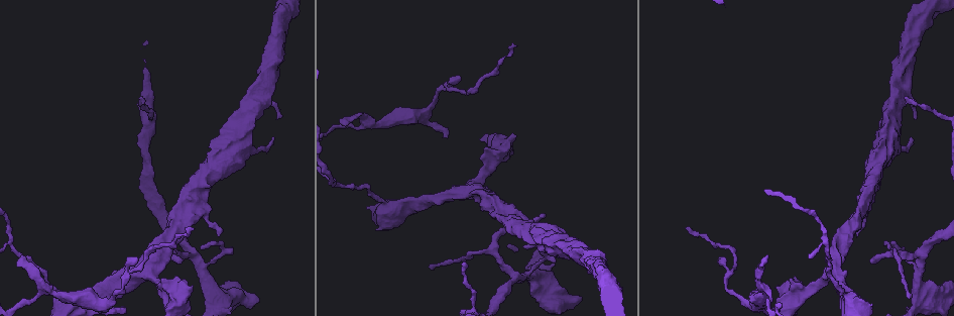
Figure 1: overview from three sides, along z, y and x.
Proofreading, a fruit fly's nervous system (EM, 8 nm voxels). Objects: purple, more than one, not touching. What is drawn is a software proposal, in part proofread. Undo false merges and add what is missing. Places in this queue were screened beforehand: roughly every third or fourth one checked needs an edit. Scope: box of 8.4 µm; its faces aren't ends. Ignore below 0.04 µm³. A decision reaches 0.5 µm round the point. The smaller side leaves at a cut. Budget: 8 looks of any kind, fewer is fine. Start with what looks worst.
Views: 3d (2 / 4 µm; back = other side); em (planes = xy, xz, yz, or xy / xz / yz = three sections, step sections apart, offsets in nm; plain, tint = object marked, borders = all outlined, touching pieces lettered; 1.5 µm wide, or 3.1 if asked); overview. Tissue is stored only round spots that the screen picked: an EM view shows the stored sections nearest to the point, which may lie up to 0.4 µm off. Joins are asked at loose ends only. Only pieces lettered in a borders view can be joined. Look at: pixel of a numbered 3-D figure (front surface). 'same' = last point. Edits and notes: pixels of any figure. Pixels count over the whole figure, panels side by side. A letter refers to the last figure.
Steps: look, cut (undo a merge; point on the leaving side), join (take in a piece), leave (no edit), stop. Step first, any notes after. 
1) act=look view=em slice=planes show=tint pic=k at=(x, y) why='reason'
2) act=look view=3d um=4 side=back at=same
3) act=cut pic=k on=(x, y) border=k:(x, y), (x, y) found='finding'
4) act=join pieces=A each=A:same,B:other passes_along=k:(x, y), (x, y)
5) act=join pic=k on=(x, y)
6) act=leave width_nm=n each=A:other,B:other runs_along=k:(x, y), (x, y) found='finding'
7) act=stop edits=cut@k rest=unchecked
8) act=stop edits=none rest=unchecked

act=look view=3d um=2 pic=1 at=(110, 301) why='sudden change in width'

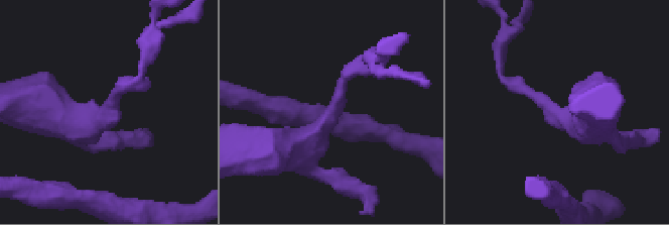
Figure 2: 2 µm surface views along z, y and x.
act=look view=em slice=planes show=tint pic=2 at=(334, 102)

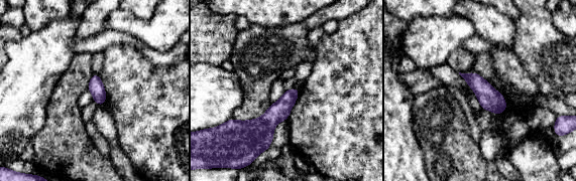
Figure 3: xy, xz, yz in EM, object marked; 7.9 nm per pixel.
act=look view=em slice=planes show=borders at=same why='see the neighbours'

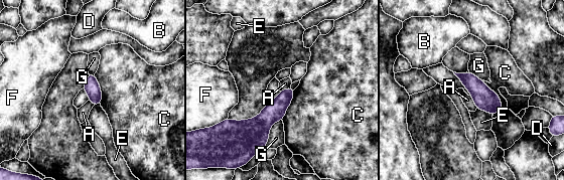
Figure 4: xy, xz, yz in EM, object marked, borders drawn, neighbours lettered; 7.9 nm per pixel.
act=leave width_nm=120 each=A:other,B:other,C:other,D:other,E:other,F:other,G:other runs_along=4:(291, 92), (256, 128), (236, 128) found='all the same neuron'

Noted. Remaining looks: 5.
act=look view=em um=3.1 slice=planes show=borders pic=1 at=(20, 255) why='an open end'

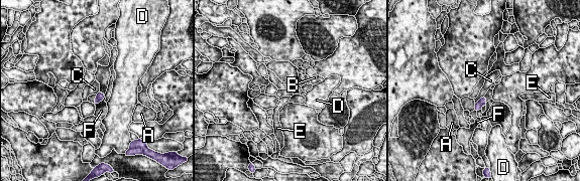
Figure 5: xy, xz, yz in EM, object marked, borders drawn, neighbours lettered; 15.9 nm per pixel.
act=join pieces=E longest_contact=F:220nm each=A:other,B:other,C:other,D:other,E:same,F:other found='the neuron continues'

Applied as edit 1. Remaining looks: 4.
act=look view=3d um=2 pic=1 at=(383, 200) why='calibre changes'

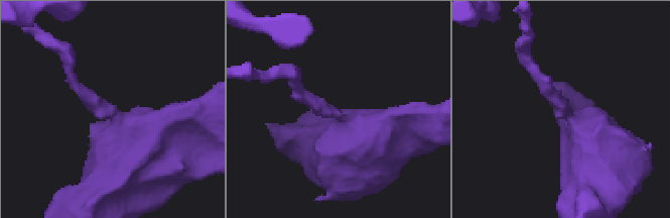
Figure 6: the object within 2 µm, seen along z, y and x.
act=look view=em slice=planes show=tint pic=6 at=(117, 114)

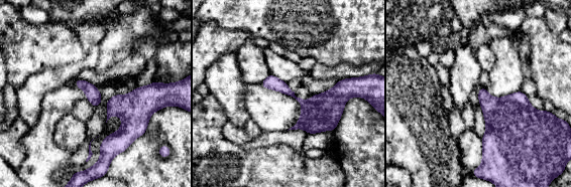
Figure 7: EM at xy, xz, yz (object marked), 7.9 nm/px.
act=look view=em slice=planes show=borders at=same

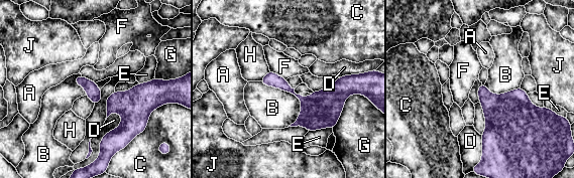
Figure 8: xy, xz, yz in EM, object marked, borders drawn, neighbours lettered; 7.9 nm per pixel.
act=leave width_nm=110 each=A:other,B:other,C:other,D:other,E:other,F:other,G:other,H:other,J:other border=8:(259, 81), (300, 101), (293, 124) found='all the same neuron'

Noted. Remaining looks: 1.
act=stop edits=join@5 rest=unchecked

